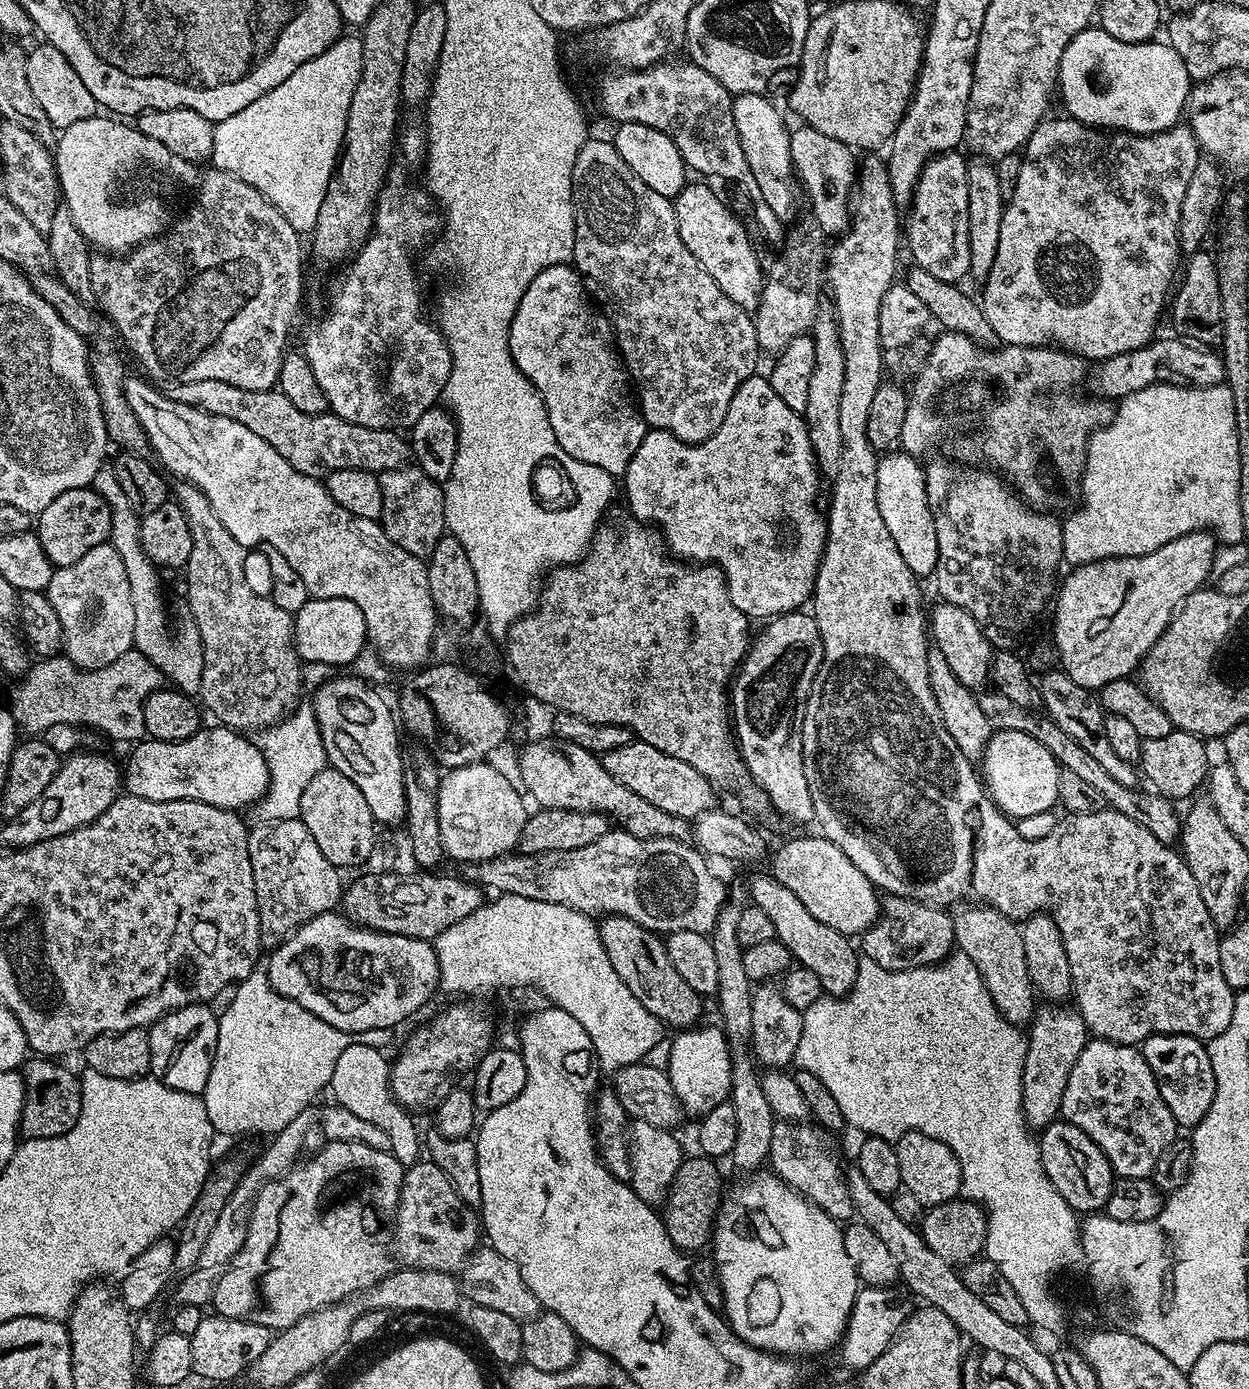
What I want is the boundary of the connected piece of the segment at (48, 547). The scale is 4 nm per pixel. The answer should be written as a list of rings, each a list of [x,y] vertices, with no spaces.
[[[92,486],[66,490],[66,494],[58,494],[58,498],[54,498],[46,510],[39,512],[34,531],[46,558],[56,568],[65,568],[90,554],[94,546],[109,543],[111,508]]]

